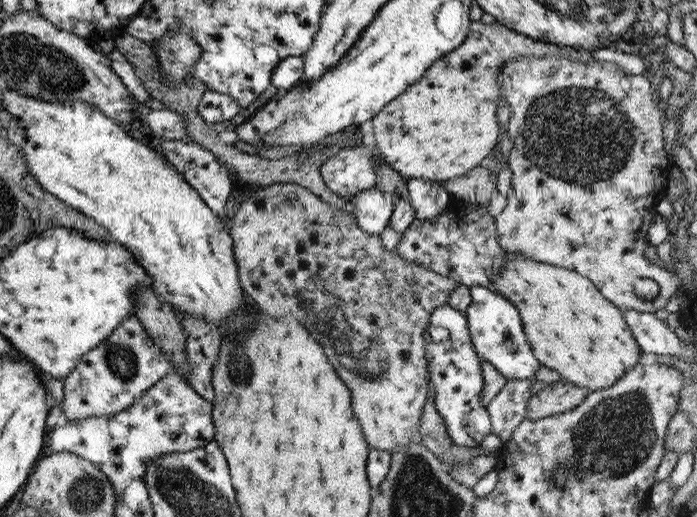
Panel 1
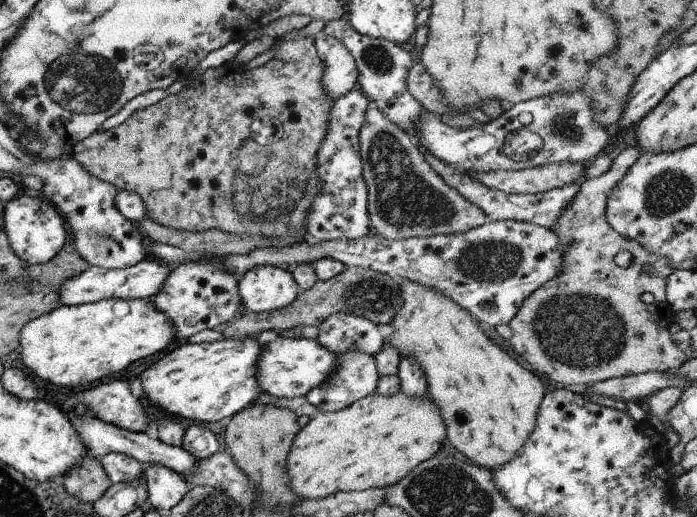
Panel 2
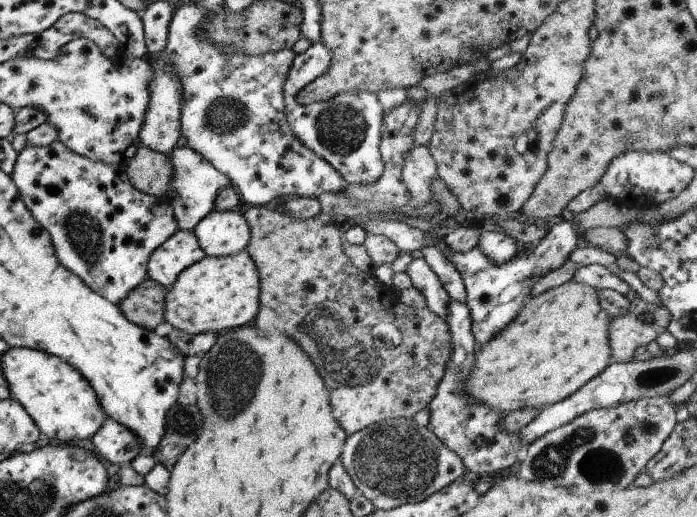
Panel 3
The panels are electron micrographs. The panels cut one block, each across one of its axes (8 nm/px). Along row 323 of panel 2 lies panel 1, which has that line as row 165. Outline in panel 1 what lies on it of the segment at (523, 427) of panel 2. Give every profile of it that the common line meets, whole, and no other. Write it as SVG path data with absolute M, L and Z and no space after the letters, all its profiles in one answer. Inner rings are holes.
M470 21L467 35L459 46L435 60L435 63L431 63L419 79L413 81L401 94L383 105L383 108L370 118L375 149L394 171L406 178L440 183L480 166L483 157L497 145L499 122L495 117L495 110L497 100L501 96L497 76L505 64L529 56L537 59L564 57L577 63L589 63L594 60L587 52L576 52L533 40L508 29L501 23L483 24L480 21Z

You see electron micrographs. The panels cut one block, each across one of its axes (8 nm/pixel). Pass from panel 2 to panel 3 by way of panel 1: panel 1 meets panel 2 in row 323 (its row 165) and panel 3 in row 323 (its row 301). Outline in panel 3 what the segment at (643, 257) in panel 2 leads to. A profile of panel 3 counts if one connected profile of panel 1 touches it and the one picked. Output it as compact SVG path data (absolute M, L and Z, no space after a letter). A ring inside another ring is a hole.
M639 297L629 301L629 308L621 316L612 316L607 328L607 338L609 338L609 348L611 354L609 360L612 364L631 362L635 348L640 345L646 345L651 340L655 340L663 330L666 330L670 321L670 314L662 305L647 303ZM652 315L651 321L647 321L645 316Z

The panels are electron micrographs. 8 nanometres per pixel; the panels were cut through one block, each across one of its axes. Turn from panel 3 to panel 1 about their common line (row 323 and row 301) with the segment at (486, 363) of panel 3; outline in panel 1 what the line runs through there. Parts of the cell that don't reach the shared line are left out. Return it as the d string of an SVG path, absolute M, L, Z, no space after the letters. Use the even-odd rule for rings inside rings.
M505 252L503 266L491 281L493 281L491 284L493 292L511 301L519 312L521 326L535 360L545 368L557 372L563 380L583 388L588 393L596 392L615 384L627 370L631 370L637 364L640 348L623 320L620 310L605 300L595 285L584 276L567 268L541 264Z

